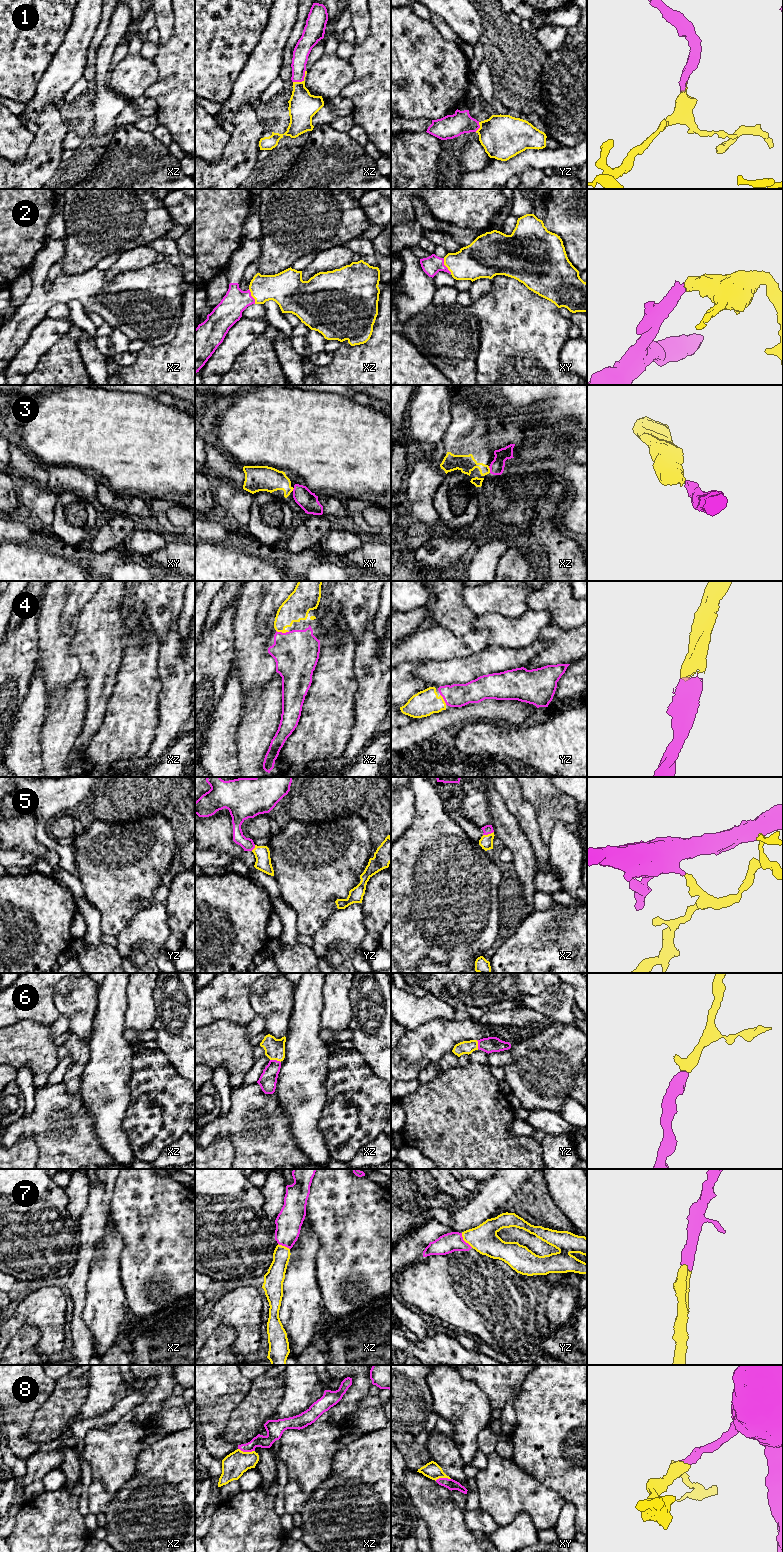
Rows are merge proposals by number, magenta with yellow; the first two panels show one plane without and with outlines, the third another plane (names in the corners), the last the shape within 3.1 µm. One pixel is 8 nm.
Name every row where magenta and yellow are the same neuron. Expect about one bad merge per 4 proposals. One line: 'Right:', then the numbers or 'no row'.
Right: 1, 2, 4, 5, 6, 7, 8

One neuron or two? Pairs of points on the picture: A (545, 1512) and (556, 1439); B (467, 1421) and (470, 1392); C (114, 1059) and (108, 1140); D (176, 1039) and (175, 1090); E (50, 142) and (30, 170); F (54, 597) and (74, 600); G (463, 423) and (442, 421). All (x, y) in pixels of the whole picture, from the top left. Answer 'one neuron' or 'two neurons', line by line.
A: two neurons
B: one neuron
C: one neuron
D: two neurons
E: one neuron
F: two neurons
G: two neurons

